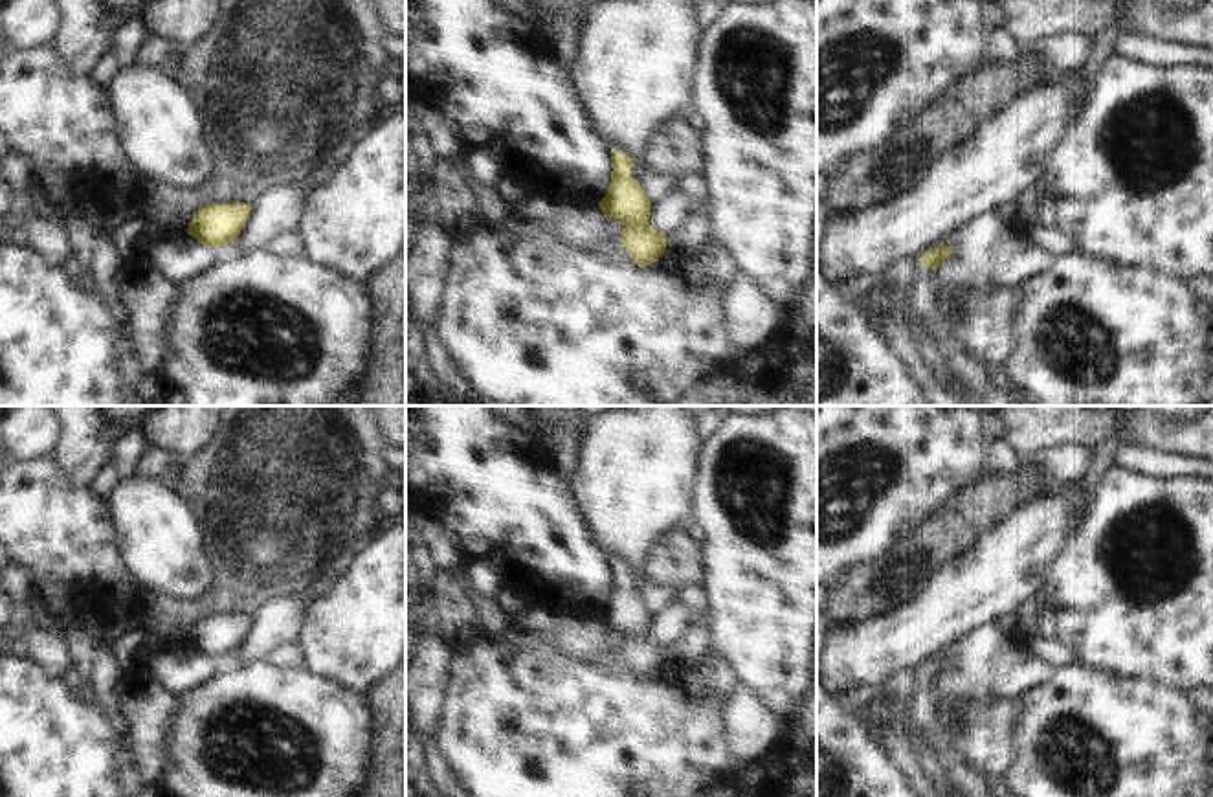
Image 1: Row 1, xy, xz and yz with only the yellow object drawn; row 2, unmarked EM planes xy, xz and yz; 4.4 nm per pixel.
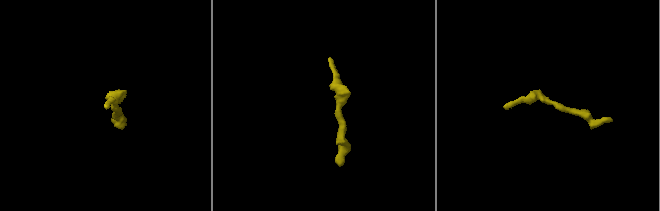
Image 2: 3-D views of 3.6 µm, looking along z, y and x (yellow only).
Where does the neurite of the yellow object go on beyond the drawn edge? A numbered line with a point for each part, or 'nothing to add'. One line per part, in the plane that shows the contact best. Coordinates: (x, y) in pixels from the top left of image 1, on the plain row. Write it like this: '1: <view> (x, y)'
1: yz (923, 700)

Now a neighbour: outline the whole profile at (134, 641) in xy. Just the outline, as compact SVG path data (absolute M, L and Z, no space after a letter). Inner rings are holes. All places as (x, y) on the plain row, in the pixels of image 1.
M143 628L128 630L117 641L108 643L108 648L125 674L130 674L134 657L158 639Z

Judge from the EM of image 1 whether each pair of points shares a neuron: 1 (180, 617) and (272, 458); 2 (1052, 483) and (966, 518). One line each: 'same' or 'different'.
1: same
2: same

